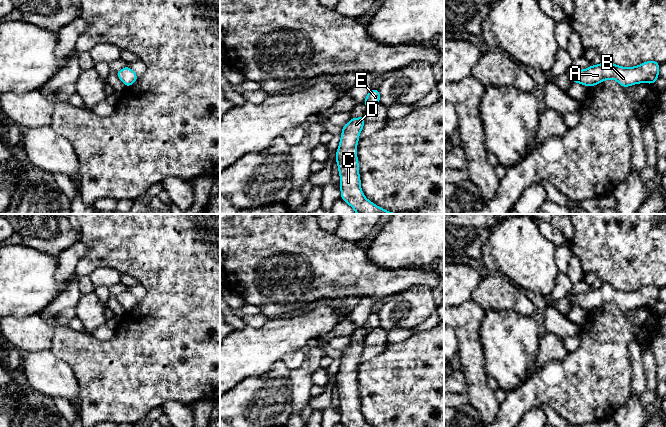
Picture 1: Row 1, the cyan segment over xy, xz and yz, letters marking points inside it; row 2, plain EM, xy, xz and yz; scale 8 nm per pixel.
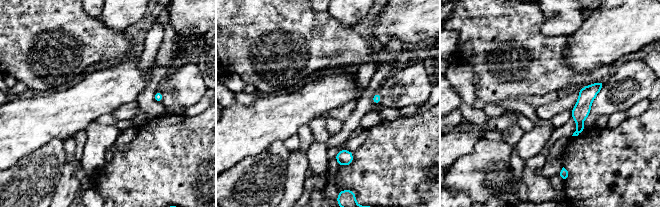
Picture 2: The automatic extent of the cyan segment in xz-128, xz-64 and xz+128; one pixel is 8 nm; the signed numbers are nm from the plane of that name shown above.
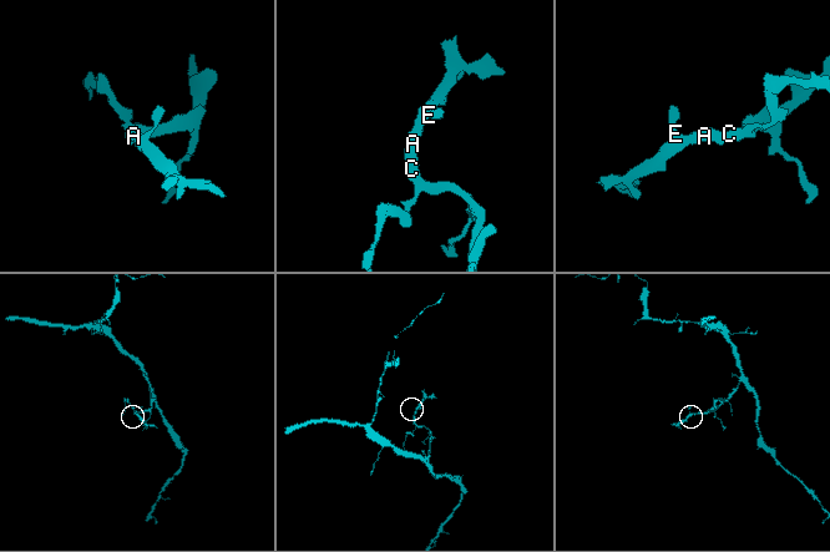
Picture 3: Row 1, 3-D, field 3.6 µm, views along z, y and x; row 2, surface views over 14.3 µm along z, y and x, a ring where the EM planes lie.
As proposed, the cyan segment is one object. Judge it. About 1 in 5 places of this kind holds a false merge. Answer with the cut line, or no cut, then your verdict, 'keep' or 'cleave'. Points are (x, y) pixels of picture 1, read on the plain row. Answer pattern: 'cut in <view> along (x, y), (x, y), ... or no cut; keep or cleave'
no cut; keep

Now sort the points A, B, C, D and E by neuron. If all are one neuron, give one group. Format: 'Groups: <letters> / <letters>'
Groups: A B C D E

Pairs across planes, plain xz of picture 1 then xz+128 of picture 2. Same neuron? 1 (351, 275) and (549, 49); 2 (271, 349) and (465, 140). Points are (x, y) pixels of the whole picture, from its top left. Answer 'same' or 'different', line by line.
1: same
2: same

